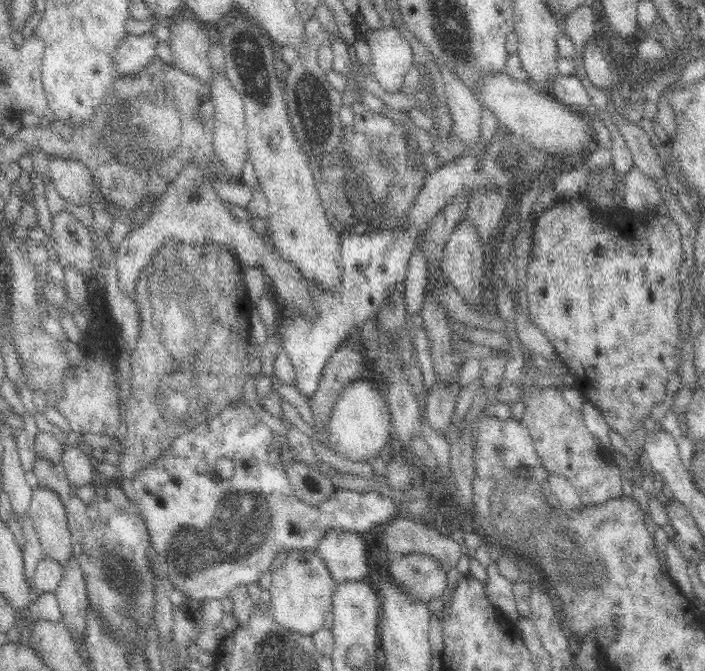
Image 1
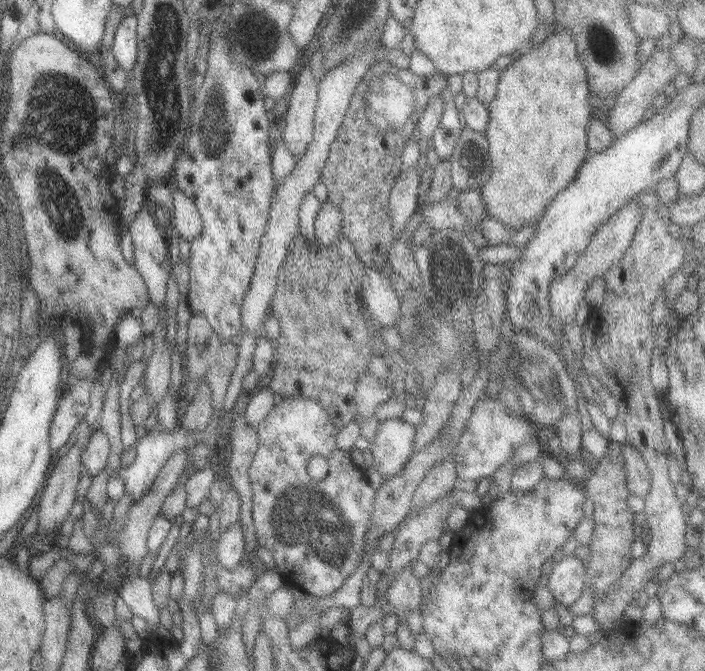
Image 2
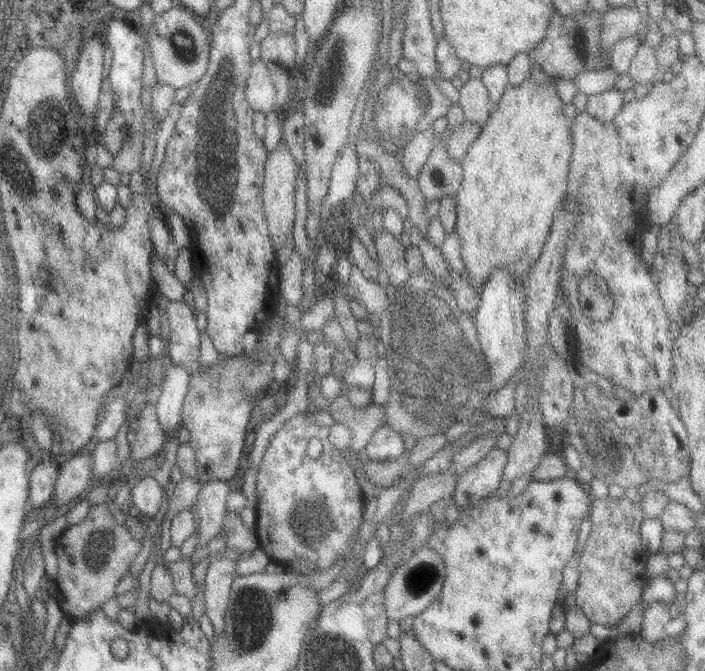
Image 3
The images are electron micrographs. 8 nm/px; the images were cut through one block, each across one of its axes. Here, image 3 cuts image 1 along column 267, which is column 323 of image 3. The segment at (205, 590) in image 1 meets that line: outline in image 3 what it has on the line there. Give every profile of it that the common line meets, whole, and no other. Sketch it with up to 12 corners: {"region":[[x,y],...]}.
{"region":[[299,412],[255,474],[256,542],[321,573],[362,493],[328,427]]}

